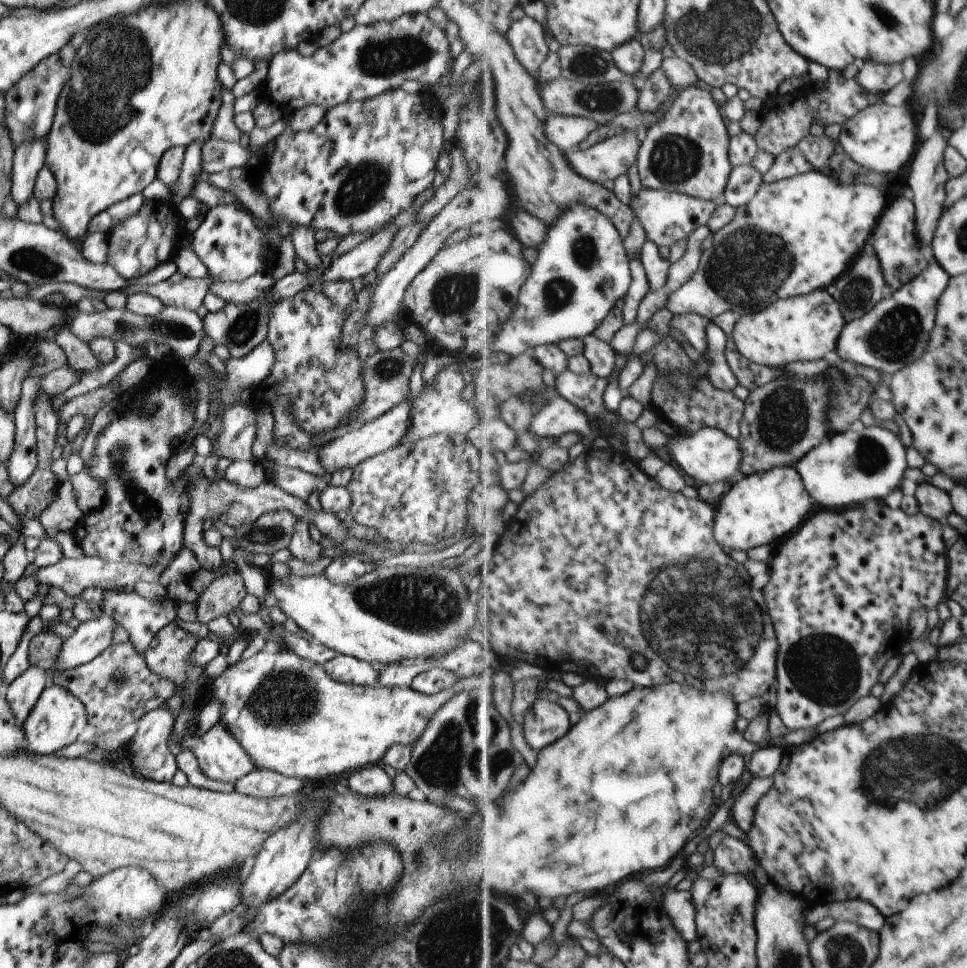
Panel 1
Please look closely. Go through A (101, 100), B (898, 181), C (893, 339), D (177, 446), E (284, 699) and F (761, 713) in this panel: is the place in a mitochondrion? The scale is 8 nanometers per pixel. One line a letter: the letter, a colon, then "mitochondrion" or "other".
A: mitochondrion
B: other
C: mitochondrion
D: other
E: mitochondrion
F: other

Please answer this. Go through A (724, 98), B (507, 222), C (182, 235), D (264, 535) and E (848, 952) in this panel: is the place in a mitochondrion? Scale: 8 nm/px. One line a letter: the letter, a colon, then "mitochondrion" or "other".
A: other
B: other
C: other
D: mitochondrion
E: mitochondrion

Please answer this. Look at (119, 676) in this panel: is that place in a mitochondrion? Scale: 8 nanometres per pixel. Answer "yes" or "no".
yes

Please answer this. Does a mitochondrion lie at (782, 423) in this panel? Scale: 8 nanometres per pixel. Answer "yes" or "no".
yes

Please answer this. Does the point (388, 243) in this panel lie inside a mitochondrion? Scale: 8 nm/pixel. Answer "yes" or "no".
no

